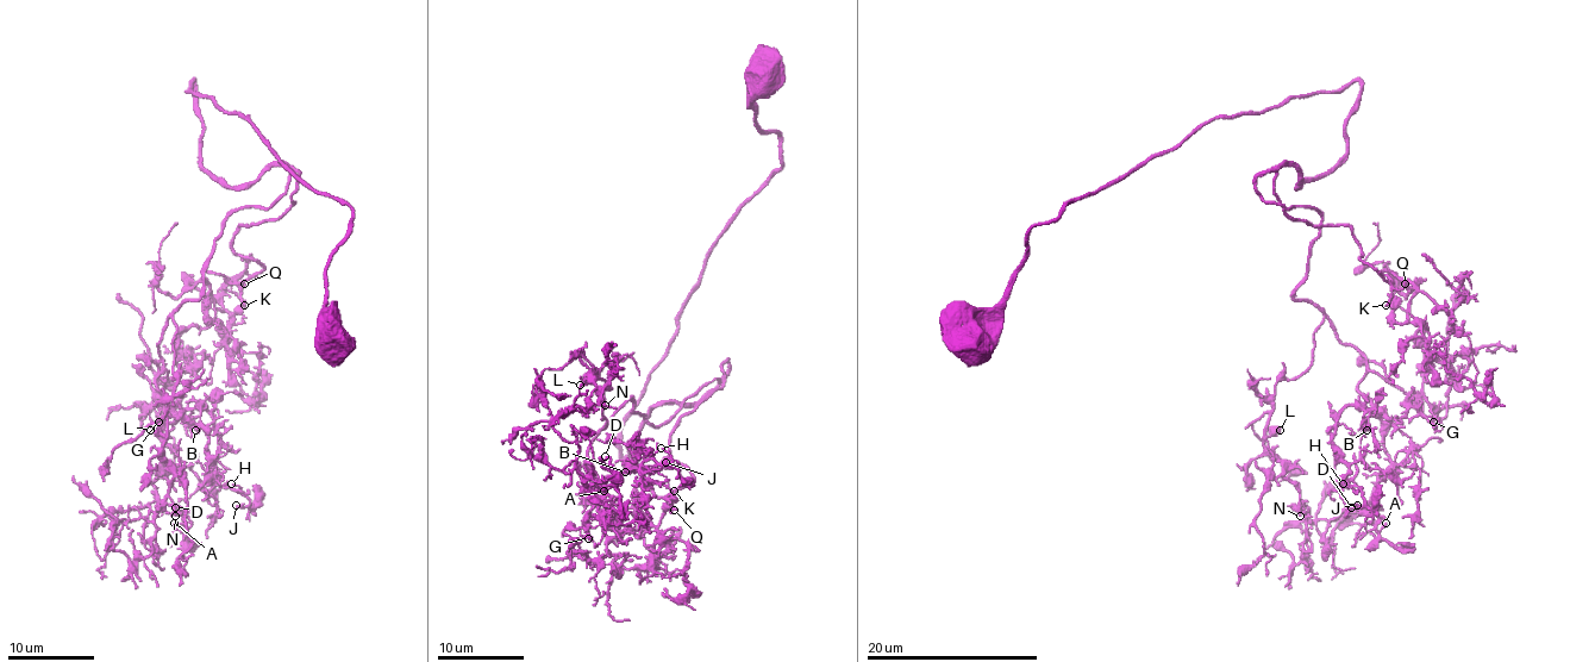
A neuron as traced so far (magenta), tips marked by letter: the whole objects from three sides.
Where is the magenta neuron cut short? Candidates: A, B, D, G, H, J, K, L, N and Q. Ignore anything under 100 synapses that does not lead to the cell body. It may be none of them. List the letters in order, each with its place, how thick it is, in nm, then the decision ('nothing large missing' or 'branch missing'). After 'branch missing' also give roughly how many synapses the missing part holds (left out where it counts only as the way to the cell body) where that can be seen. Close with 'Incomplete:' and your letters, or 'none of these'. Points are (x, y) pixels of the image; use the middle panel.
A: place (604, 491); calibre 160 nm; nothing large missing
B: place (625, 472); calibre 160 nm; nothing large missing
D: place (605, 456); calibre 170 nm; nothing large missing
G: place (588, 538); calibre 120 nm; nothing large missing
H: place (661, 448); calibre 90 nm; nothing large missing
J: place (665, 462); calibre 200 nm; nothing large missing
K: place (674, 491); calibre 170 nm; branch missing; 250 synapses
L: place (580, 385); calibre 280 nm; nothing large missing
N: place (605, 405); calibre 200 nm; nothing large missing
Q: place (674, 510); calibre 160 nm; branch missing; 250 synapses
Incomplete: K, Q

